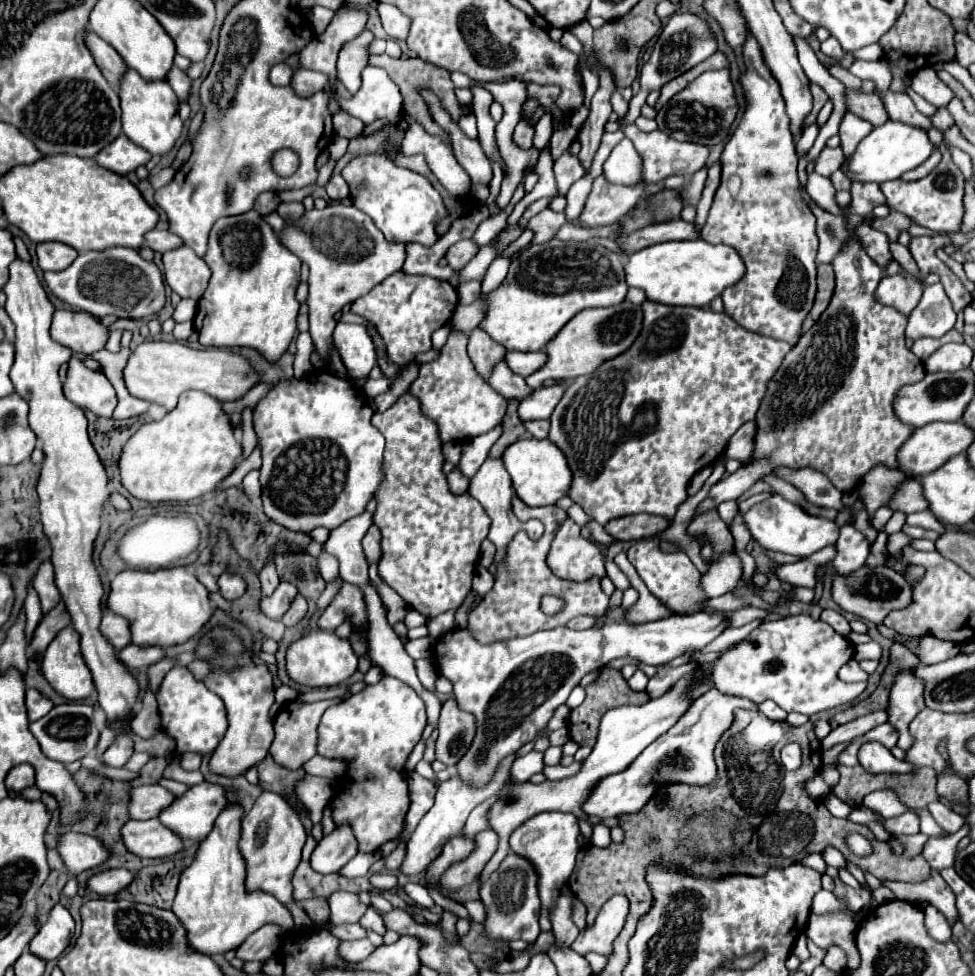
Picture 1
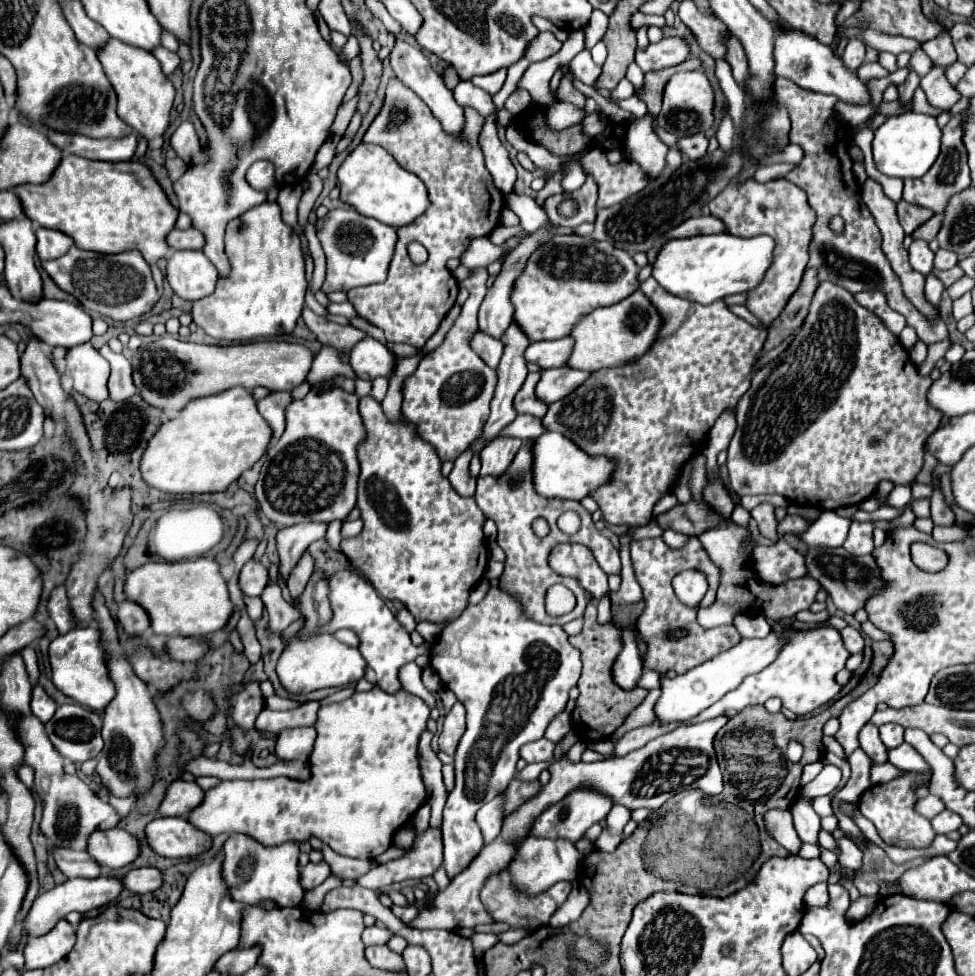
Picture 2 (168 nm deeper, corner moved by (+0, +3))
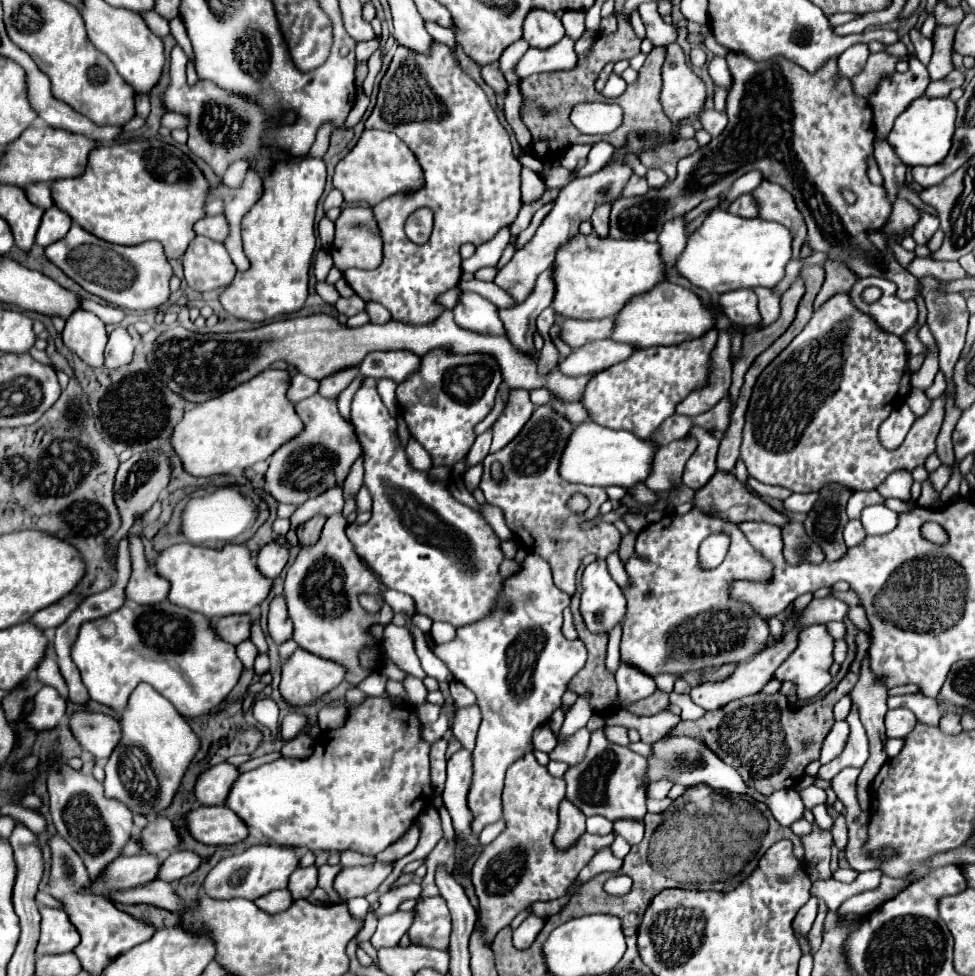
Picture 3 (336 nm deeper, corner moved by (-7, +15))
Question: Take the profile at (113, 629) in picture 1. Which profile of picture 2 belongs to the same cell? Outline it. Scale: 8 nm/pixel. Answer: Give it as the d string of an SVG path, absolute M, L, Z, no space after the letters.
M123 600L117 606L119 606L117 618L119 618L119 622L121 622L121 626L123 626L123 630L127 634L141 634L141 632L145 632L151 626L149 614L137 602Z

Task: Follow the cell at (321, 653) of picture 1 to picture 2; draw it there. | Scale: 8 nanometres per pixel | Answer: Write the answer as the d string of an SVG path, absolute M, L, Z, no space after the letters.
M321 634L307 642L291 640L277 662L277 676L281 680L281 686L291 694L309 694L321 688L341 688L347 684L355 684L365 676L365 670L367 662L363 660L361 652L335 640L331 634Z

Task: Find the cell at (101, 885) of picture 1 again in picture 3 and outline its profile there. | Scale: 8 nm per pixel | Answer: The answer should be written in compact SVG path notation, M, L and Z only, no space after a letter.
M176 850L172 852L162 864L158 872L158 880L172 882L182 876L188 876L188 872L194 872L200 866L200 856L188 850Z

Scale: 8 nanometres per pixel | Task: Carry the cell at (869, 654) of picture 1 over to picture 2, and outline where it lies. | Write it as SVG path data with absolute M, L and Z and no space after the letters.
M847 626L847 628L843 628L839 634L841 634L841 640L843 640L845 648L847 648L851 654L863 650L863 638L861 638L861 634L859 634L857 630L853 630L853 628Z

